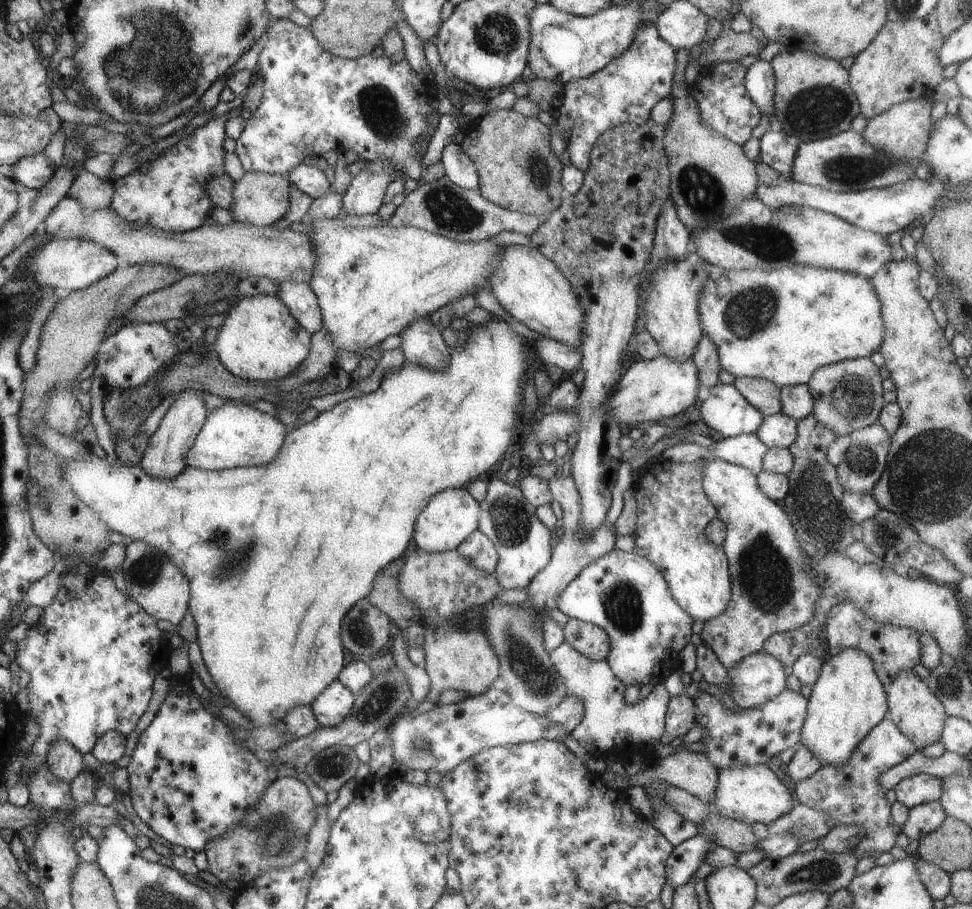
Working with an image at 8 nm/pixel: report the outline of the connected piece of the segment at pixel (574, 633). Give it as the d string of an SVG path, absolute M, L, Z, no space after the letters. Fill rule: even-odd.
M569 618L563 633L565 641L573 645L579 653L593 661L608 660L612 645L609 635L601 626L575 618Z

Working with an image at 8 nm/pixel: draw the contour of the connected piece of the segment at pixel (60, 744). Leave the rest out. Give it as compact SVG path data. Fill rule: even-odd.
M58 739L49 748L47 767L60 777L60 780L70 782L85 768L82 756L83 754L78 752L70 742Z

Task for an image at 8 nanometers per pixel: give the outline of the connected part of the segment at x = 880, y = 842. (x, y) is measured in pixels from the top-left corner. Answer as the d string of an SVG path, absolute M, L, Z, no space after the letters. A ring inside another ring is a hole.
M882 719L856 747L852 758L841 765L821 765L821 767L804 780L794 784L798 803L809 806L818 812L825 812L834 825L856 825L865 830L865 835L858 841L856 858L877 858L883 852L896 846L896 837L901 828L893 823L891 804L888 803L879 781L880 775L893 766L904 762L917 750L916 745L894 724L893 720Z

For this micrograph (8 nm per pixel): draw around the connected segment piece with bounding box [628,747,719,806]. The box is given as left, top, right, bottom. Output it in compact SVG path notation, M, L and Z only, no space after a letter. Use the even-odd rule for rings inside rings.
M679 747L673 755L668 755L665 759L660 760L660 763L656 763L646 768L645 771L635 775L628 775L628 786L641 786L644 788L644 786L648 787L652 785L655 781L664 781L689 792L698 801L712 806L718 784L718 775L717 768L709 761L709 758L704 753L694 753L686 747Z

